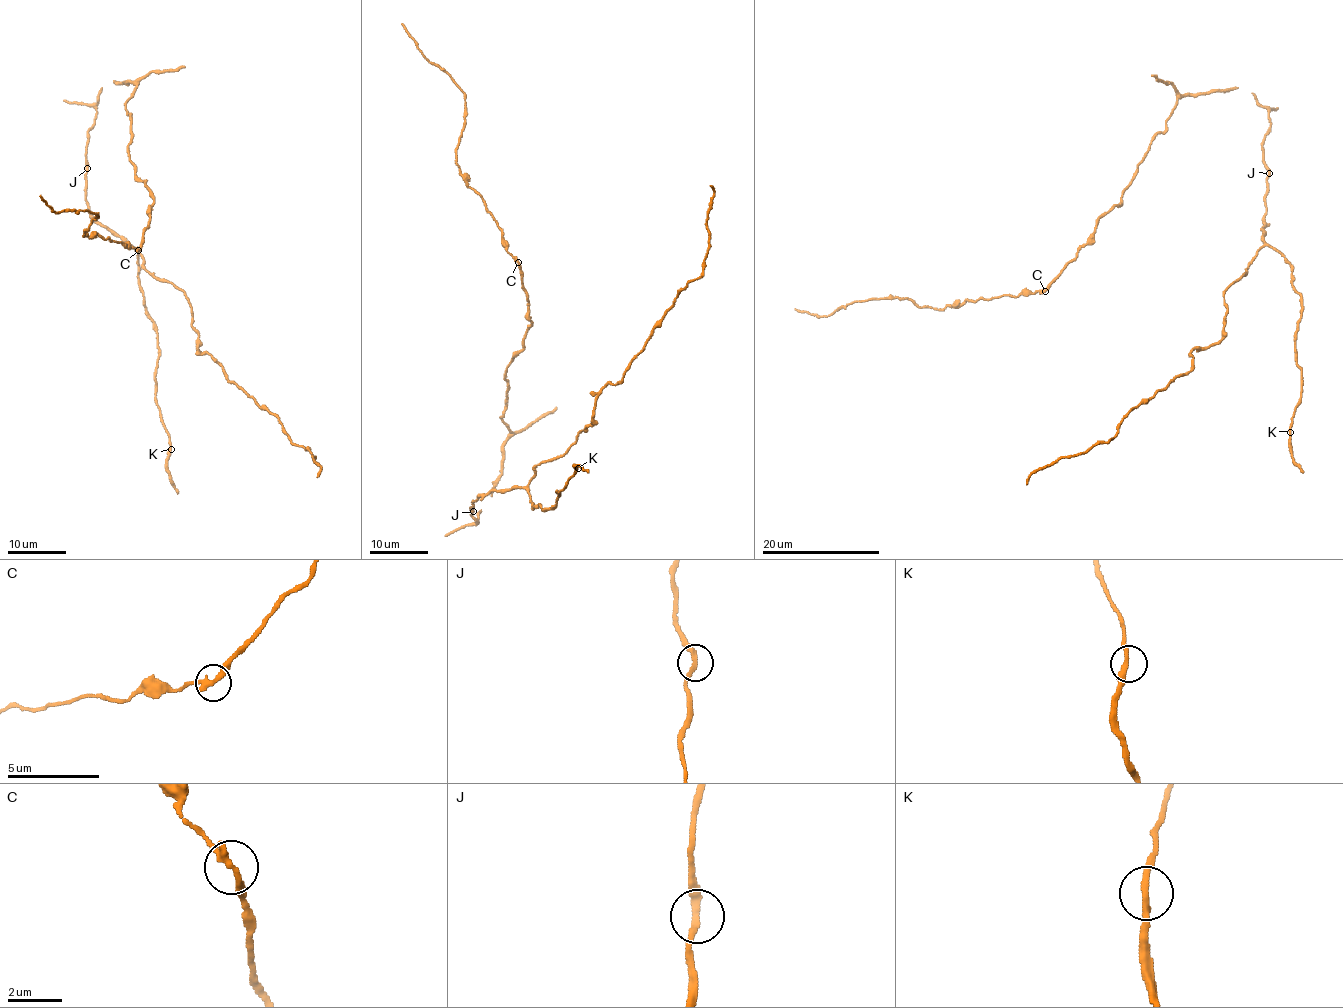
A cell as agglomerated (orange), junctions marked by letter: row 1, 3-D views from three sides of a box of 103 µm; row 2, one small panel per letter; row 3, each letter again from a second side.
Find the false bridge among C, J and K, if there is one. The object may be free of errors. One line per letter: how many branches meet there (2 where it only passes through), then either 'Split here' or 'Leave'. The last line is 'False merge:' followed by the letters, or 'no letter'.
C: Branches: 2. Split here
J: Branches: 2. Leave
K: Branches: 2. Leave
False merge: C

